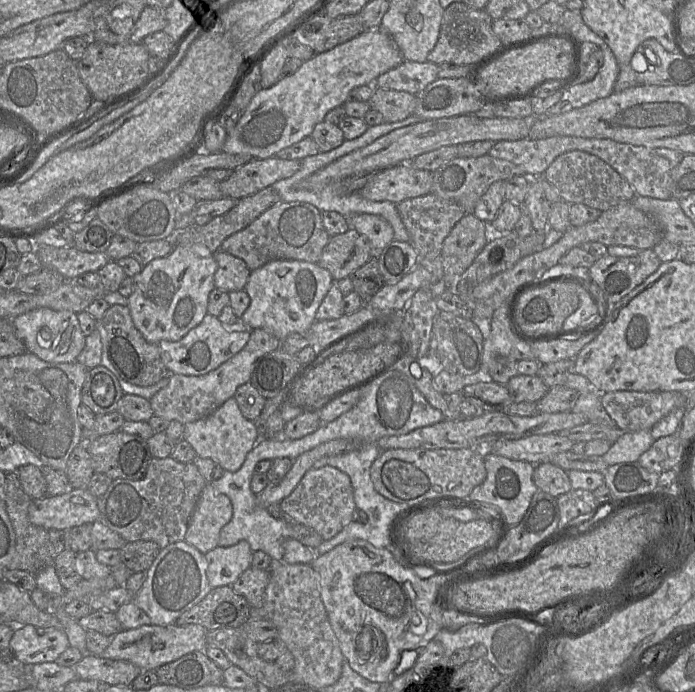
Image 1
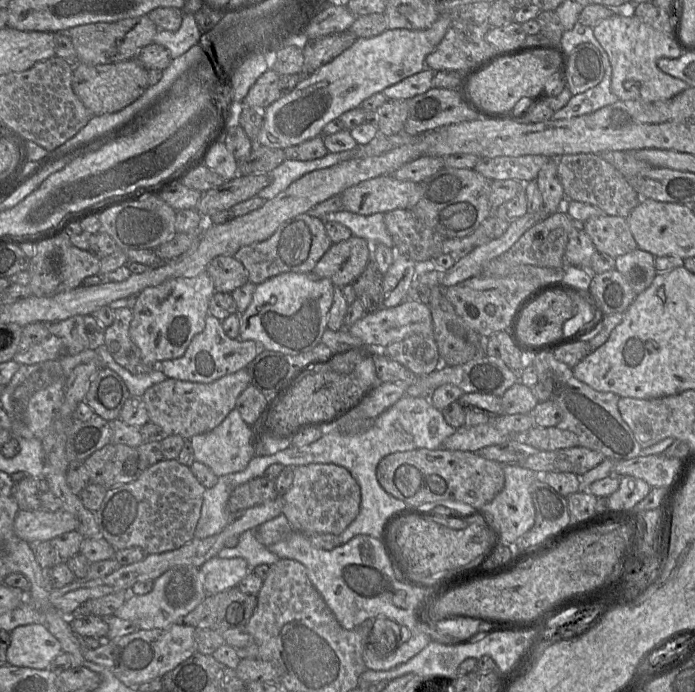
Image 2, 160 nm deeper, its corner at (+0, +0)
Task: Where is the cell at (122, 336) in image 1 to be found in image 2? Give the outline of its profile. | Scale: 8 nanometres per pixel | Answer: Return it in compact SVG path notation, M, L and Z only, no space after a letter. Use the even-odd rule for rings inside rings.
M128 307L114 310L113 323L104 330L104 347L114 361L133 375L147 374L155 365L146 364L139 348L129 336L132 311Z

